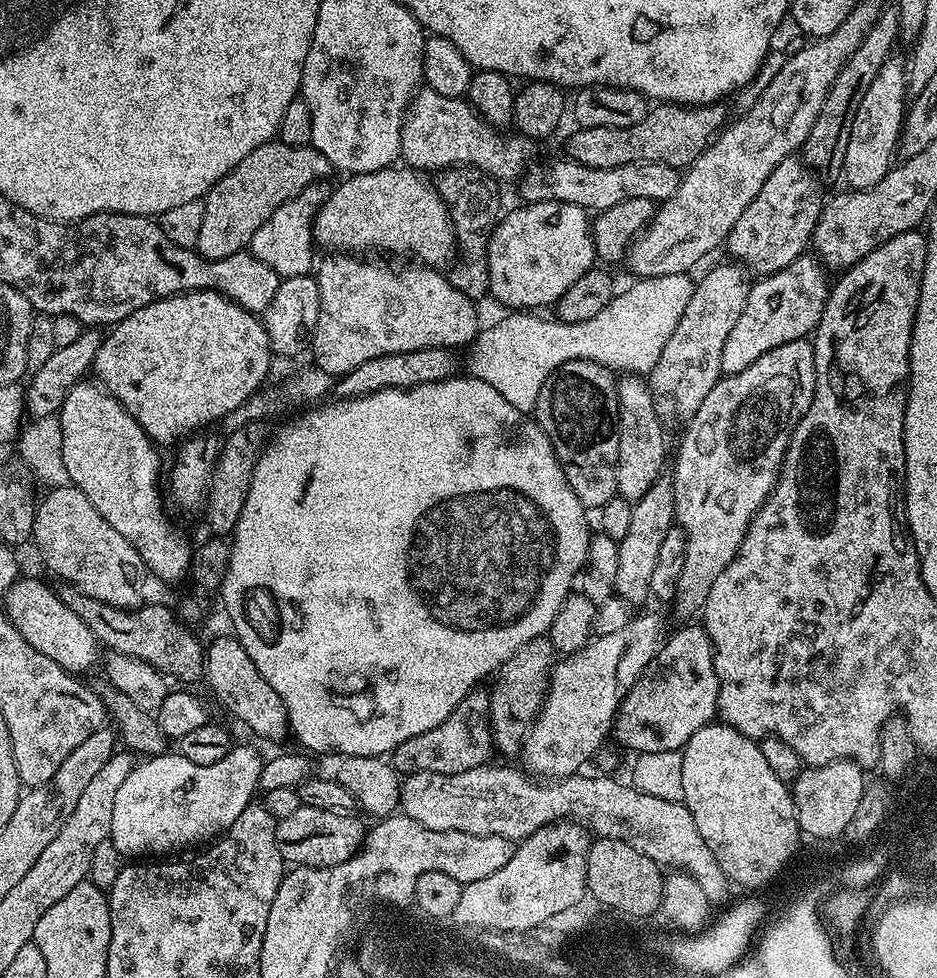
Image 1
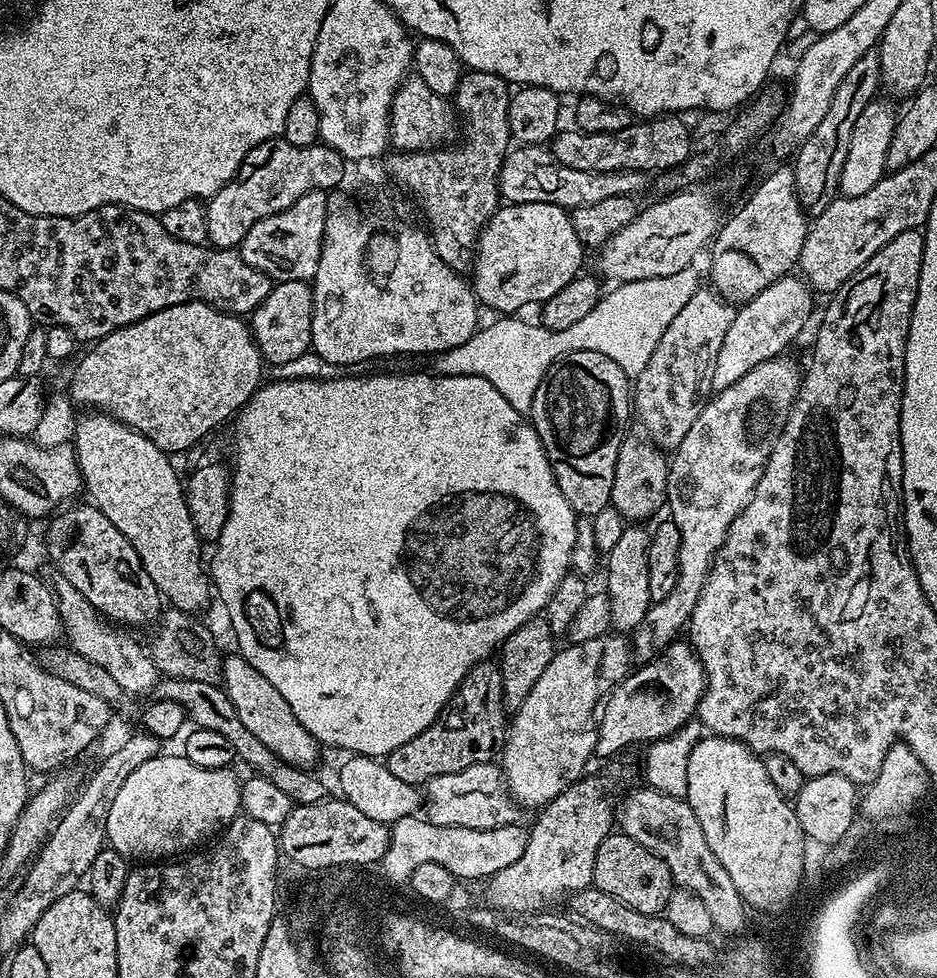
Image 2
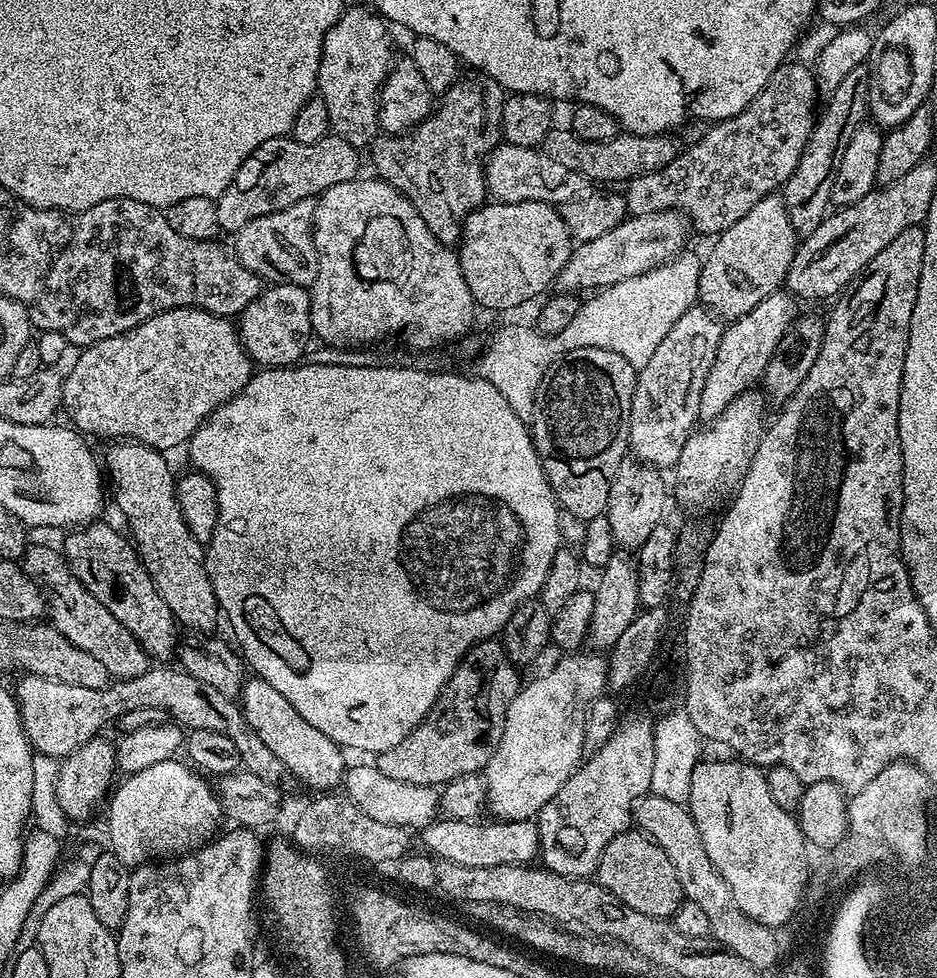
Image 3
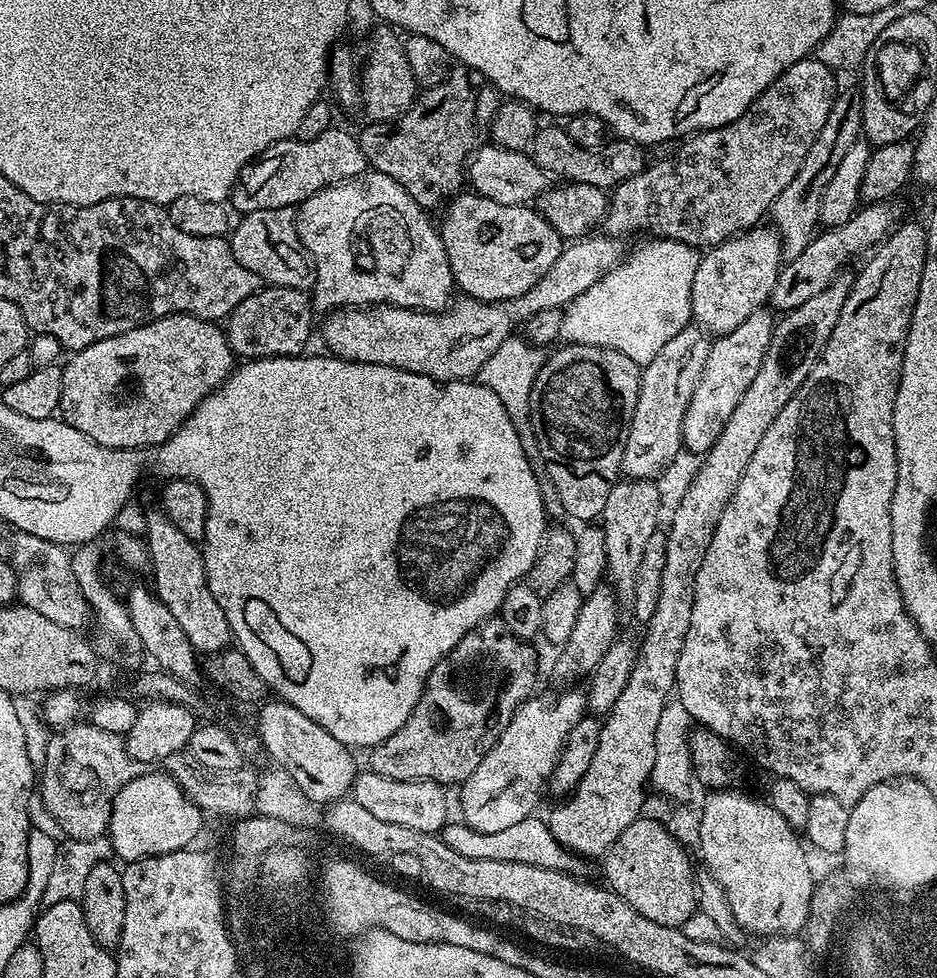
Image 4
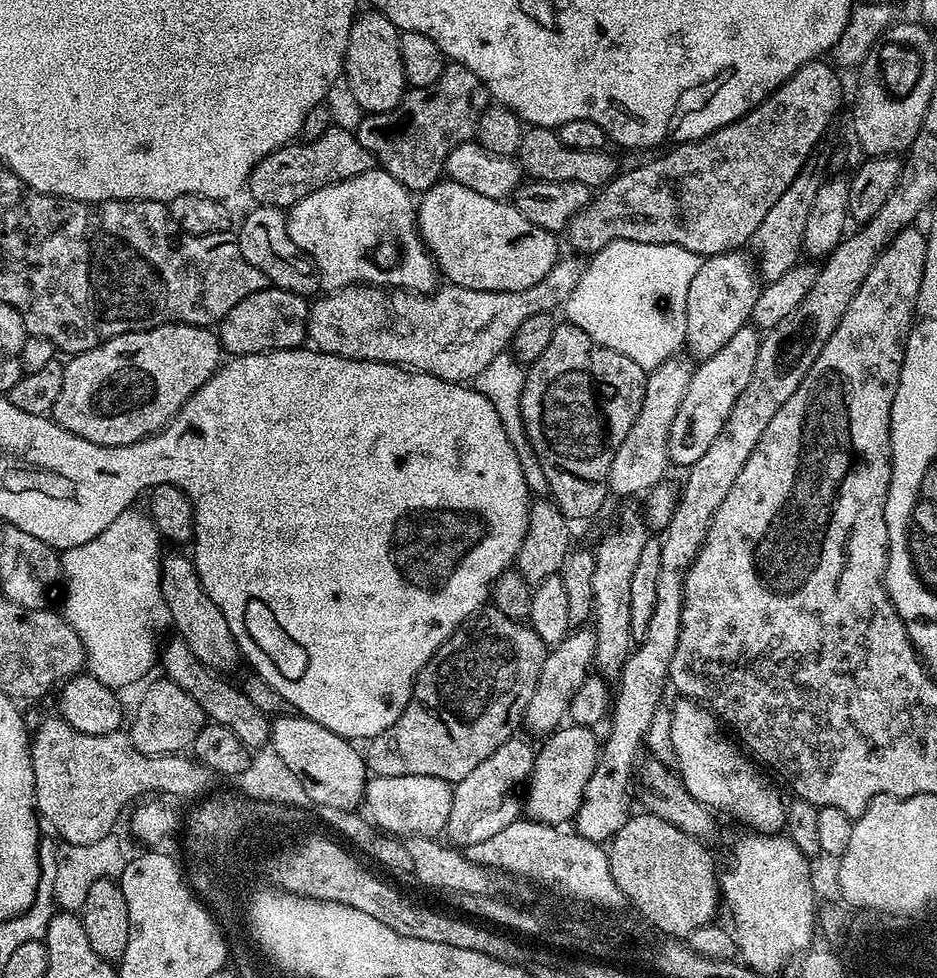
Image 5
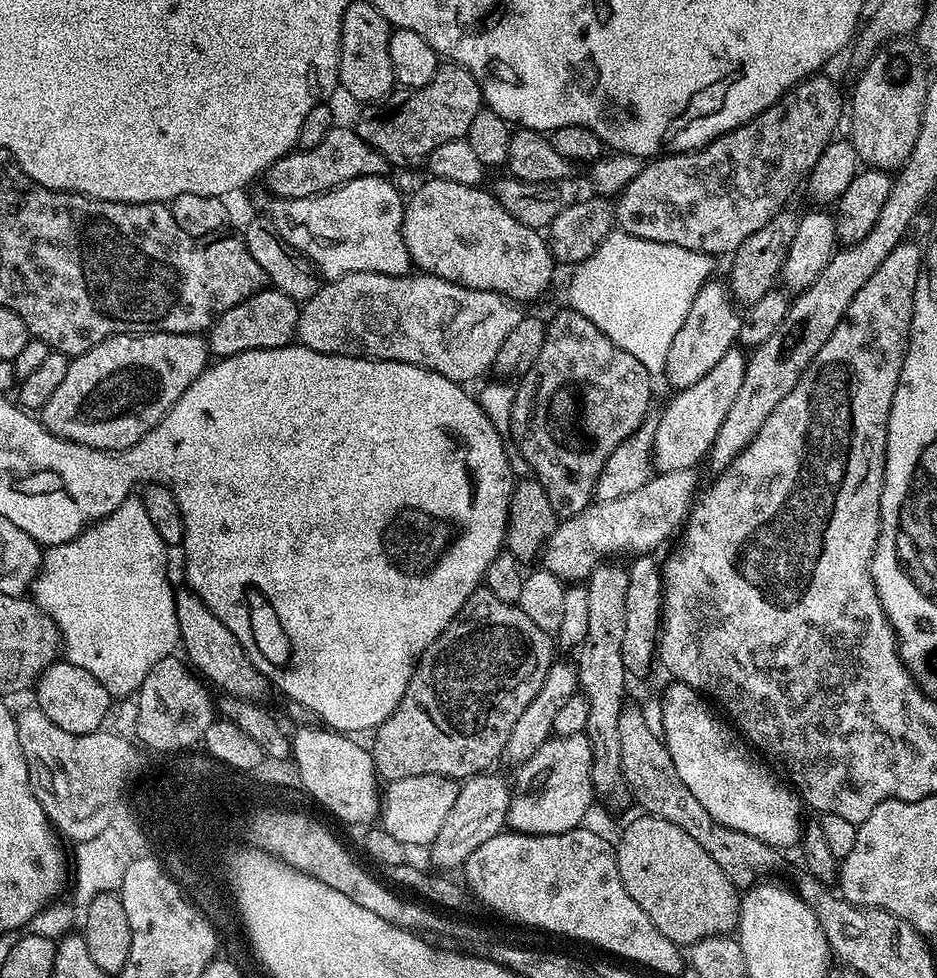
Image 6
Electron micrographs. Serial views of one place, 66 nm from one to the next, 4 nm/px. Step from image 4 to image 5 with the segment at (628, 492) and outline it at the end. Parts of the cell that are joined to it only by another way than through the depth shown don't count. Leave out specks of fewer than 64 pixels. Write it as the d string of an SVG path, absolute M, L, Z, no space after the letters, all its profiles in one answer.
M628 508L616 520L616 525L594 548L594 631L596 633L596 658L594 668L605 678L615 677L624 669L628 653L634 647L630 630L630 578L642 555L642 546L650 538L650 529L639 511Z

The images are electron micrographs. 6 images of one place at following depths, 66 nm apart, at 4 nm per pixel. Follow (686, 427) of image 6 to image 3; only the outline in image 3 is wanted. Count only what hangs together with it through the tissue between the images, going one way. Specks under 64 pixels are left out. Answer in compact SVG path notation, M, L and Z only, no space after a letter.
M787 291L772 292L754 310L742 314L731 321L721 331L718 350L714 354L714 362L710 366L710 374L706 378L706 386L702 386L699 419L704 422L717 420L734 402L736 396L749 391L761 383L766 366L782 338L788 335L792 321L798 315L797 301Z

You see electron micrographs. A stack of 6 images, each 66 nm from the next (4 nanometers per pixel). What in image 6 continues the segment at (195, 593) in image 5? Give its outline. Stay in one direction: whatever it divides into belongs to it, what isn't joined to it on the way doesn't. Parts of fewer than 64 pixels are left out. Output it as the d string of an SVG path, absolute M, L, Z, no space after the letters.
M188 590L177 591L176 613L178 614L178 626L180 627L180 644L187 663L205 681L217 684L219 690L225 696L237 696L243 700L263 701L264 695L270 692L268 679L250 662L246 650L242 650L242 642L230 634L226 622L218 618Z

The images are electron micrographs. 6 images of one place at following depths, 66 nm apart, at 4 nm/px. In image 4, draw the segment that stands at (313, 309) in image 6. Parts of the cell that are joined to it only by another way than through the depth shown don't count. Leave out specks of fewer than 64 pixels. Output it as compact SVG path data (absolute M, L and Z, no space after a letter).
M607 234L596 235L565 243L558 262L554 262L554 266L550 266L550 270L546 270L546 274L542 274L542 278L538 278L538 282L534 282L534 286L518 298L494 304L485 300L456 298L446 310L437 313L400 308L396 304L337 308L323 317L324 344L328 347L325 349L339 360L401 368L441 382L471 381L482 362L486 362L486 358L490 358L490 354L494 354L494 350L498 350L498 346L513 335L515 324L523 325L542 310L567 308L578 294L590 290L594 282L620 263L621 241Z

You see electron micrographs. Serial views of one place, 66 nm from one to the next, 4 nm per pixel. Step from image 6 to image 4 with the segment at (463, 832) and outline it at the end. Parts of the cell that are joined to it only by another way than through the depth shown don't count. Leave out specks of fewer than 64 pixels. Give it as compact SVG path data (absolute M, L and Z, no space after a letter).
M583 691L580 692L564 692L561 696L556 696L551 700L548 696L533 695L531 698L524 701L523 704L517 708L516 713L510 718L510 722L502 730L502 734L498 738L498 742L494 742L492 749L484 755L482 762L478 762L478 766L474 770L474 774L470 774L464 780L464 783L459 785L458 792L460 792L460 812L463 823L468 824L474 830L478 830L482 834L494 834L494 830L506 830L510 826L514 826L517 822L522 822L528 816L533 815L537 811L536 803L540 800L540 795L543 794L544 788L546 792L546 785L549 783L554 766L558 762L560 752L564 748L564 741L567 740L570 730L578 721L585 719L586 716L586 696Z

